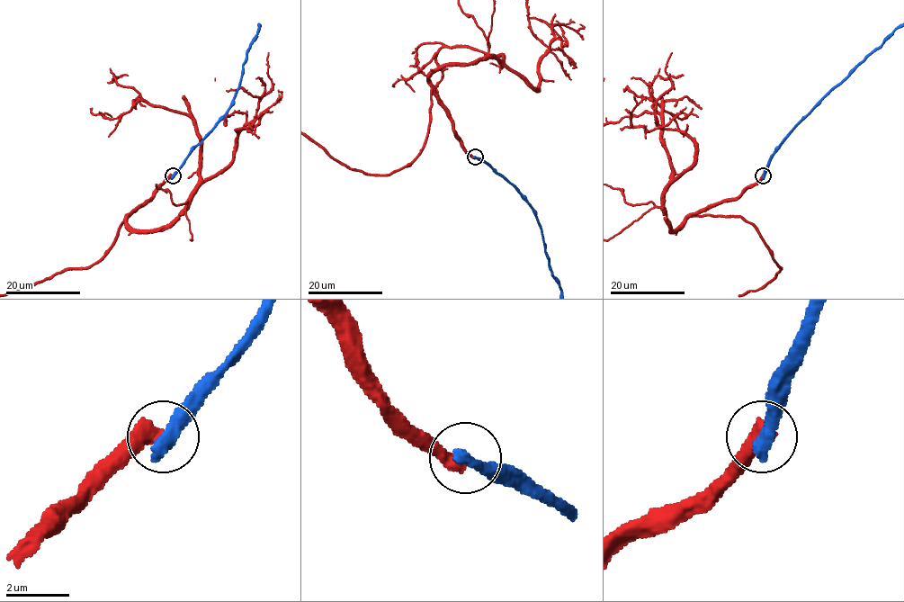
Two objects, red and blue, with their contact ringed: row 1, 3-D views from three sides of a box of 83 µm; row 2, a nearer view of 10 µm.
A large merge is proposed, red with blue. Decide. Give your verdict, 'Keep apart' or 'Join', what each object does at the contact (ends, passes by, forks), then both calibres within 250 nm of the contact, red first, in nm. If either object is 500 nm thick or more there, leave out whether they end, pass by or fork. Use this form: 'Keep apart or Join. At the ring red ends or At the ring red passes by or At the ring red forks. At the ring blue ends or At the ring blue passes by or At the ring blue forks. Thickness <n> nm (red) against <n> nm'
Keep apart. At the ring red ends. At the ring blue ends. Thickness 480 nm (red) against 480 nm

